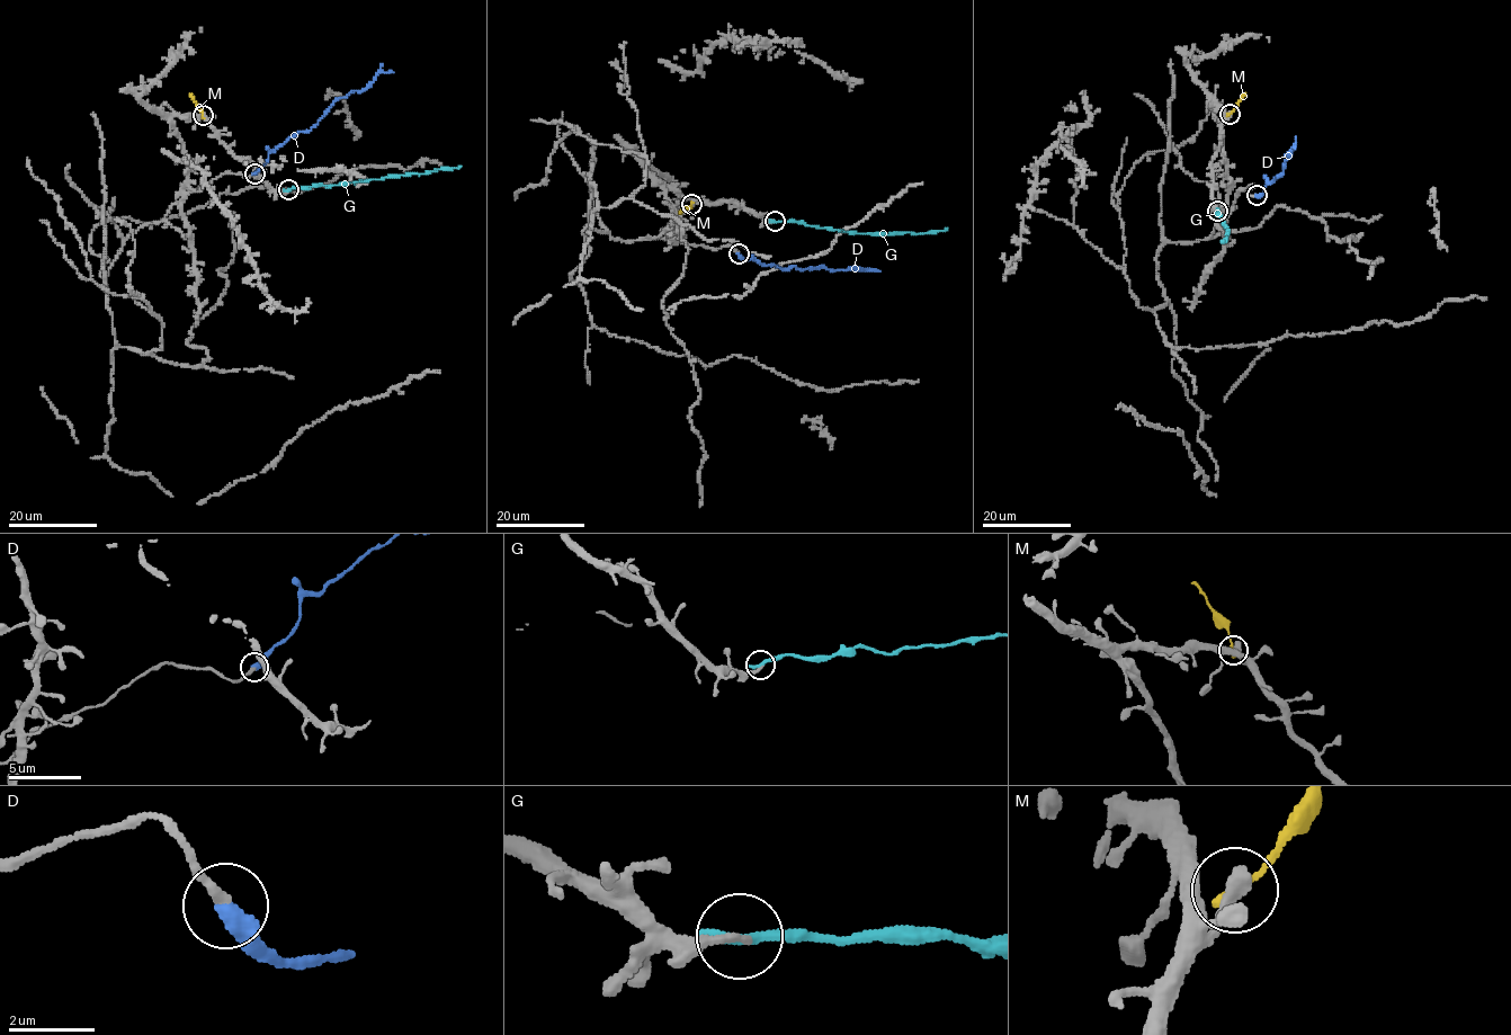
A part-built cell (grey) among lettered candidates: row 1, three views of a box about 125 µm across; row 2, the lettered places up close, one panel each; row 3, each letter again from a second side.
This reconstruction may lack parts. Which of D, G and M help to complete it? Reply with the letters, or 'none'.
D

